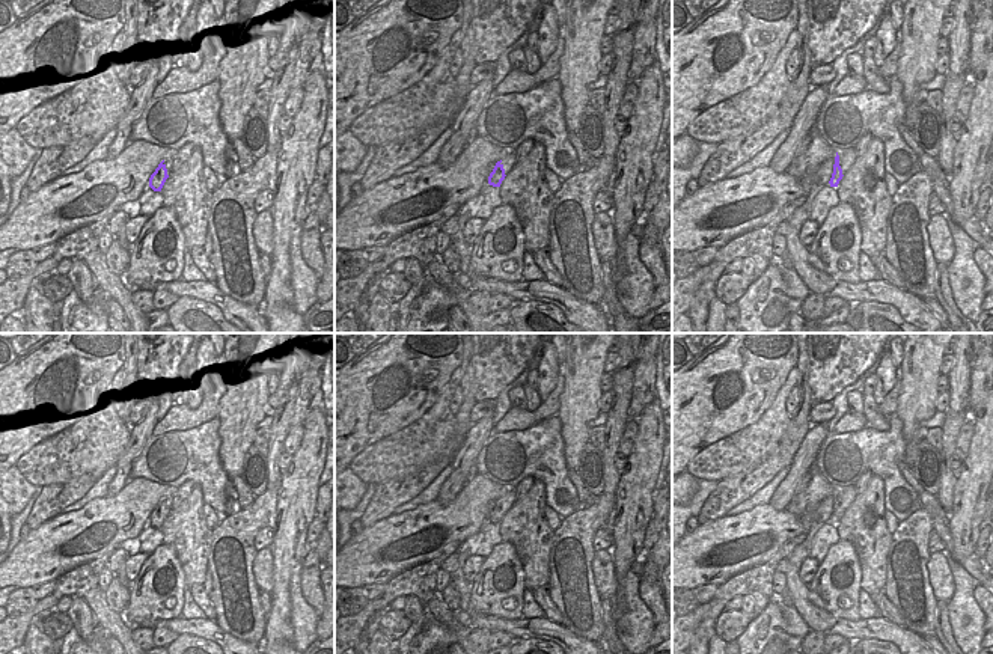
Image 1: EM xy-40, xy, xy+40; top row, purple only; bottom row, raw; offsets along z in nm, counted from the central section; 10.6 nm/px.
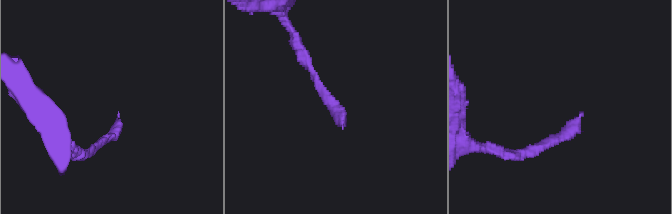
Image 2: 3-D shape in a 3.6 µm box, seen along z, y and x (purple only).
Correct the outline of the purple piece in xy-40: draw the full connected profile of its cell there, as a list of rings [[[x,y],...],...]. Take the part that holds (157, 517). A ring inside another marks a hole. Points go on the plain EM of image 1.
[[[173,496],[163,497],[158,502],[158,505],[155,506],[155,509],[151,512],[151,515],[149,515],[149,524],[154,529],[161,529],[166,517],[169,515],[169,512],[172,509],[172,500],[173,500]]]

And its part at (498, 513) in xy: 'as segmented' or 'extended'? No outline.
extended

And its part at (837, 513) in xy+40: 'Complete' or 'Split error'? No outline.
Split error

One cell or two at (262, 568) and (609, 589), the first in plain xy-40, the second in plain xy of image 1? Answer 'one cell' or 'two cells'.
one cell

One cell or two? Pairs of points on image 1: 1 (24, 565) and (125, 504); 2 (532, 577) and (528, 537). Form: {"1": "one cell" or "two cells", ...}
{"1": "one cell", "2": "one cell"}

